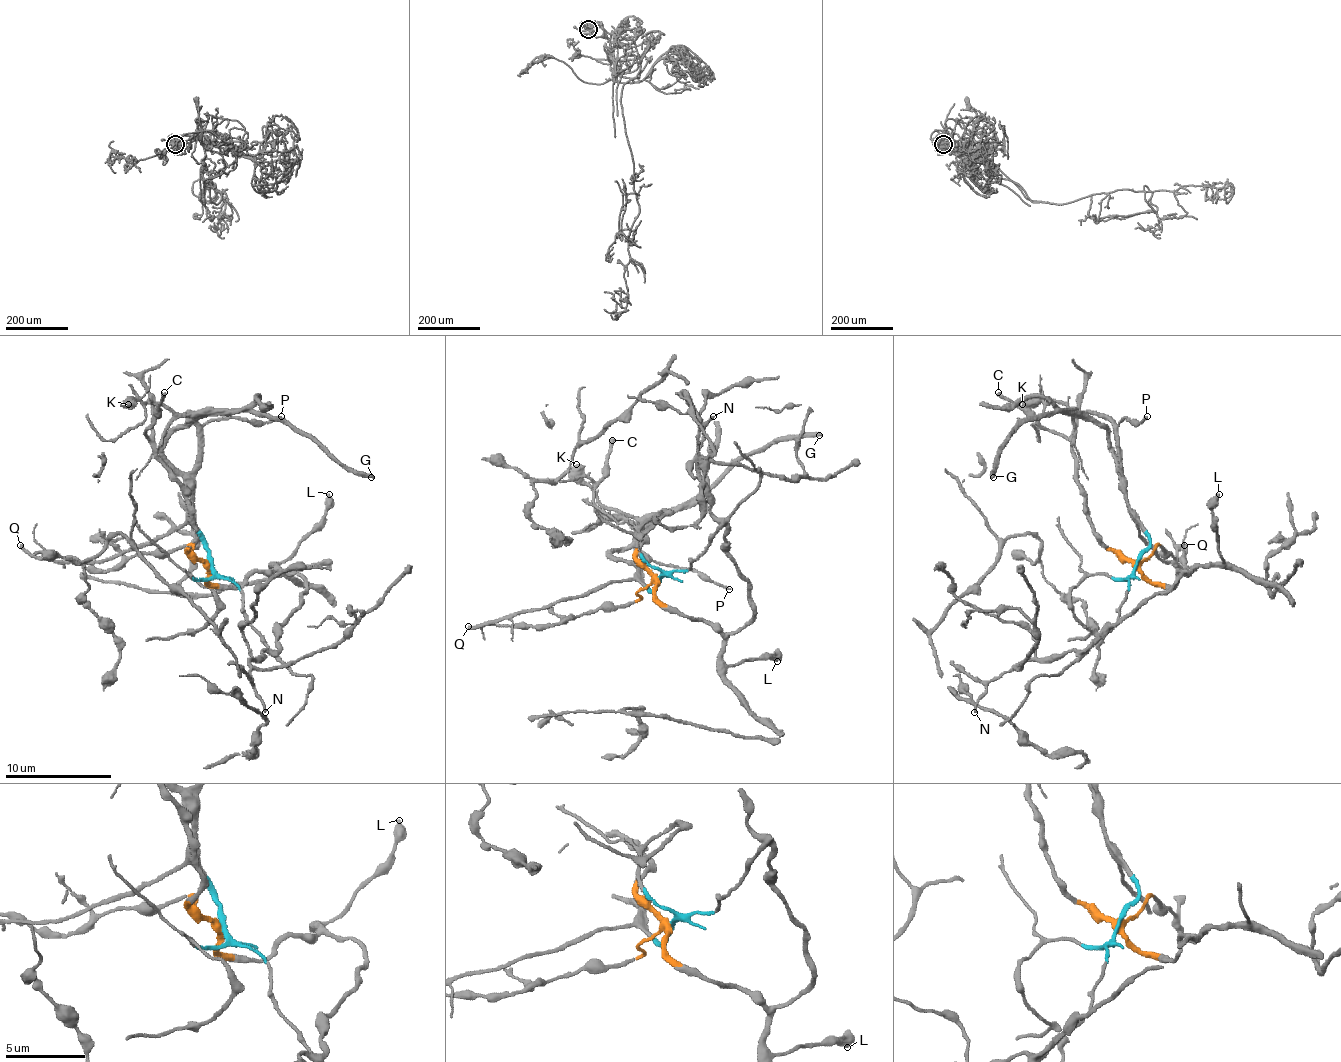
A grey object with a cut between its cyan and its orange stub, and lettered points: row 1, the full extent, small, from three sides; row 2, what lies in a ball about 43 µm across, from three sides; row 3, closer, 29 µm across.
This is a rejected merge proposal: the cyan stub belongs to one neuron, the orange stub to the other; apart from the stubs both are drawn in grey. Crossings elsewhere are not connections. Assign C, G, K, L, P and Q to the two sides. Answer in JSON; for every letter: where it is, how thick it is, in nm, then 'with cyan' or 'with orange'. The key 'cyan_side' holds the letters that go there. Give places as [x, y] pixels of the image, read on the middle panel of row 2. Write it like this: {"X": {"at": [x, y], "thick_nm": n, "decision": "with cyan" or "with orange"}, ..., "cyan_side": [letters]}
{"C": {"at": [612, 440], "thick_nm": 280, "decision": "with orange"}, "G": {"at": [819, 435], "thick_nm": 320, "decision": "with cyan"}, "K": {"at": [576, 464], "thick_nm": 650, "decision": "with cyan"}, "L": {"at": [777, 661], "thick_nm": 400, "decision": "with orange"}, "P": {"at": [729, 589], "thick_nm": 150, "decision": "with cyan"}, "Q": {"at": [468, 626], "thick_nm": 220, "decision": "with cyan"}, "cyan_side": ["G", "K", "P", "Q"]}

